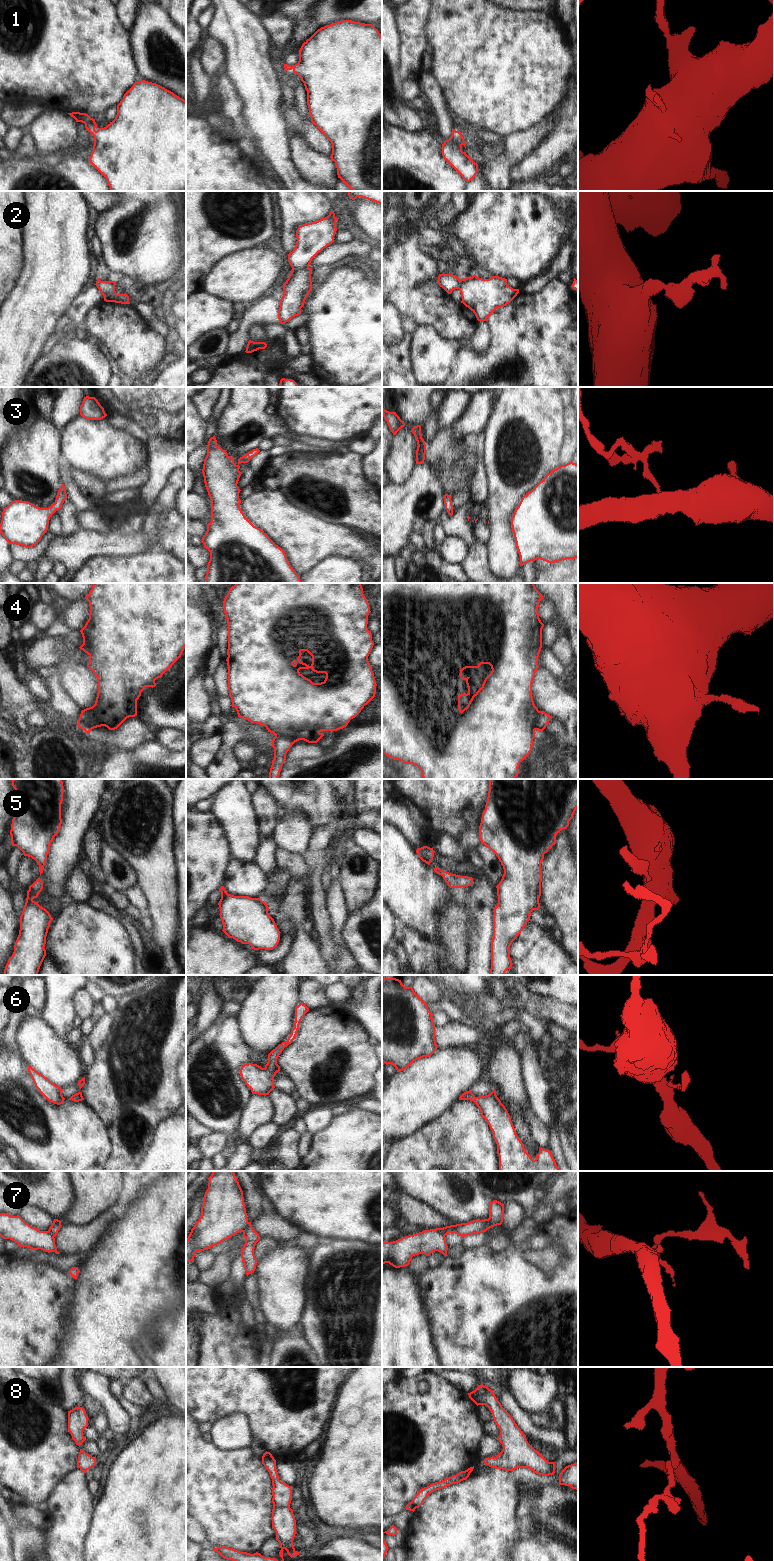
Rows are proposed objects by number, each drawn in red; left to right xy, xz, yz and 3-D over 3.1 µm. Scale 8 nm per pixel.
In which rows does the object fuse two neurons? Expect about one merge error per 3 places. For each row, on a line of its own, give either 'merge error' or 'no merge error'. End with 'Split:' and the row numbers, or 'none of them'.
1: no merge error
2: no merge error
3: no merge error
4: merge error
5: no merge error
6: no merge error
7: merge error
8: no merge error
Split: 4, 7

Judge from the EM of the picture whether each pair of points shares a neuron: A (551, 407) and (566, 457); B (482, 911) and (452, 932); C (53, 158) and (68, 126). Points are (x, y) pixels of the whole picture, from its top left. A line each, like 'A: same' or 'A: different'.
A: different
B: different
C: different

